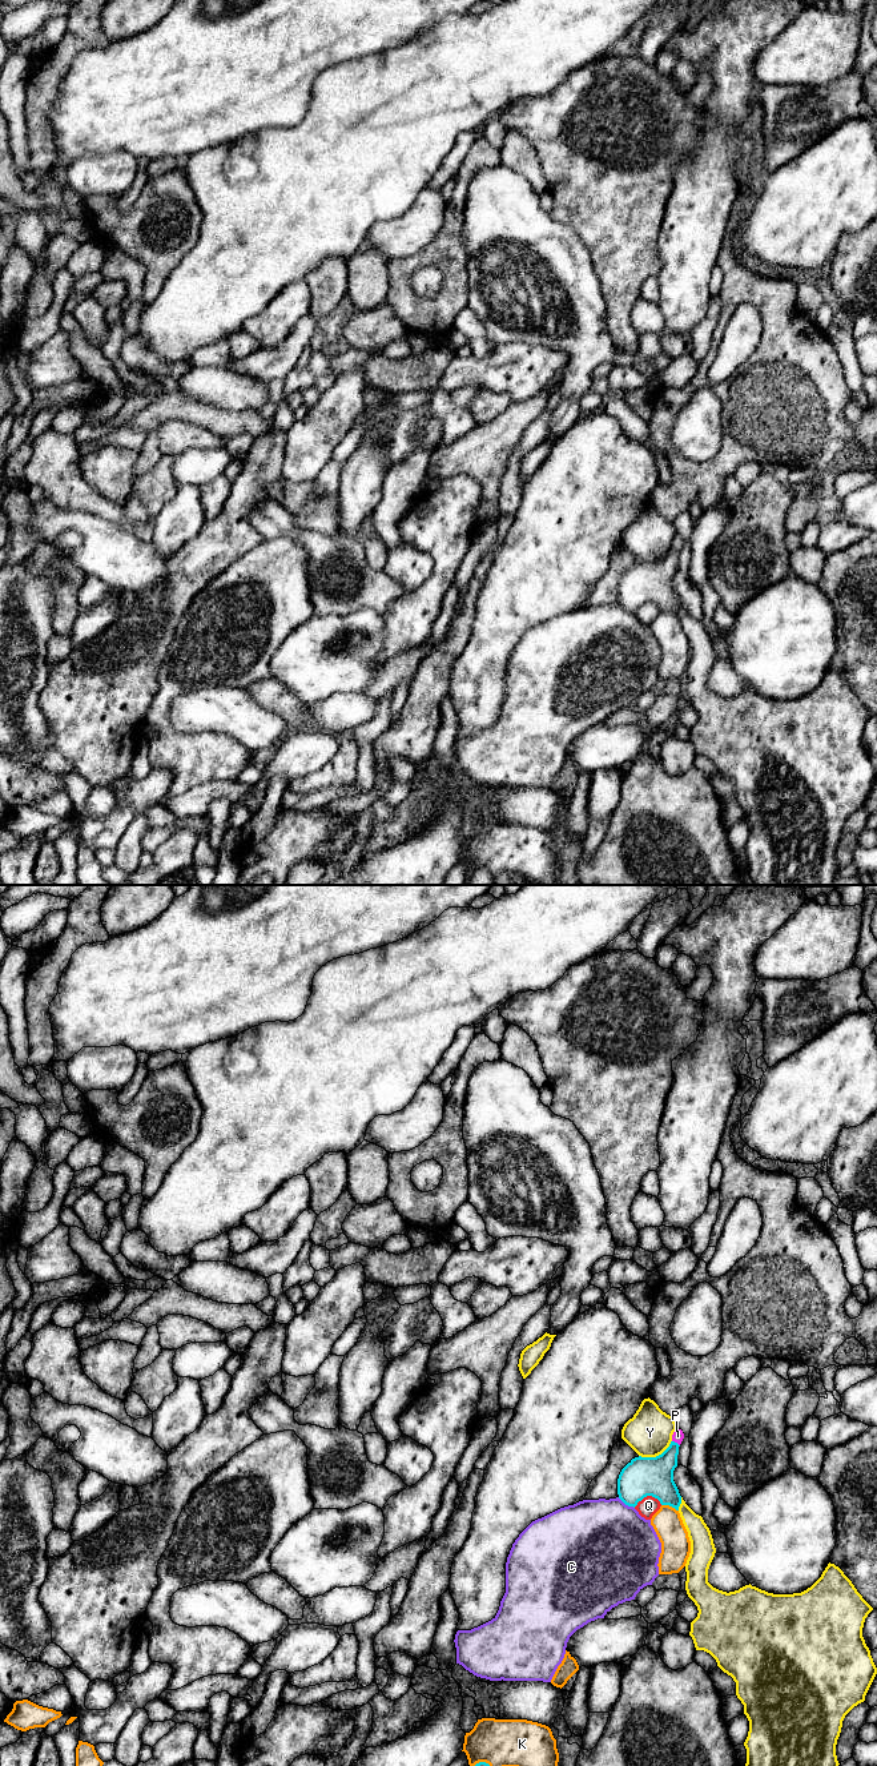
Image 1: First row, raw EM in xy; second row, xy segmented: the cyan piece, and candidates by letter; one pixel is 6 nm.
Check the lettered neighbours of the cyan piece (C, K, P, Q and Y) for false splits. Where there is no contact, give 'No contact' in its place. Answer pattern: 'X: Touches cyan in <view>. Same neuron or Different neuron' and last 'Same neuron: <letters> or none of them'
C: Touches cyan in xy. Different neuron
K: Touches cyan in xy. Different neuron
P: Touches cyan in xy. Same neuron
Q: Touches cyan in xy. Different neuron
Y: Touches cyan in xy. Different neuron
Same neuron: P

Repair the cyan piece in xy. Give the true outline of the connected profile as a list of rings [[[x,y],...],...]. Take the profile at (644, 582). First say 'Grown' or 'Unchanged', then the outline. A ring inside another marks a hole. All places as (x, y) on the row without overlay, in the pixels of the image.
Grown. [[[676,534],[669,552],[656,563],[635,563],[620,578],[617,584],[619,604],[628,612],[636,612],[647,602],[652,602],[661,611],[679,616],[681,602],[673,587],[677,572],[679,552],[684,544]]]

